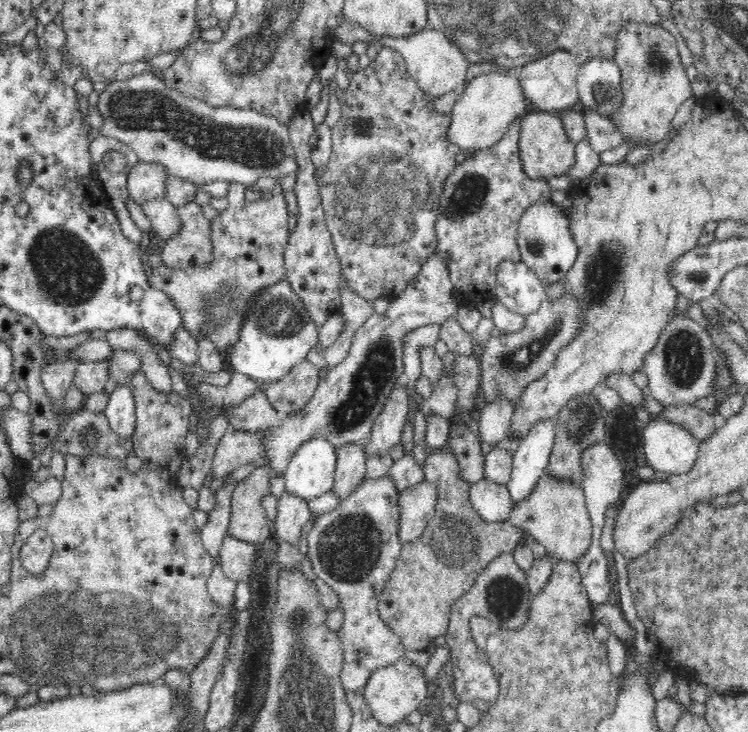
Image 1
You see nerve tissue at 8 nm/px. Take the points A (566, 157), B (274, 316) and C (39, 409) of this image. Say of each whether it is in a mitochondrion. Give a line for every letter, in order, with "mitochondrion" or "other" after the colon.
A: other
B: mitochondrion
C: other

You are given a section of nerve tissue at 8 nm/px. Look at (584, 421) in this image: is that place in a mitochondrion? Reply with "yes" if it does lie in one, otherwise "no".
yes

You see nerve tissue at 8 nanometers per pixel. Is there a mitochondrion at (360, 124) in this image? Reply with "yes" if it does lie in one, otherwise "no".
yes

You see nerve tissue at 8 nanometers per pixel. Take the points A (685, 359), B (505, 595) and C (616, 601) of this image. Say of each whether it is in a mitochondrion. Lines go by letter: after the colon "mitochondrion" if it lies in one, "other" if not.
A: mitochondrion
B: mitochondrion
C: other

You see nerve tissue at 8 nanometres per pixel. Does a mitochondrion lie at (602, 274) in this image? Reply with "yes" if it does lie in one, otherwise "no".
yes

